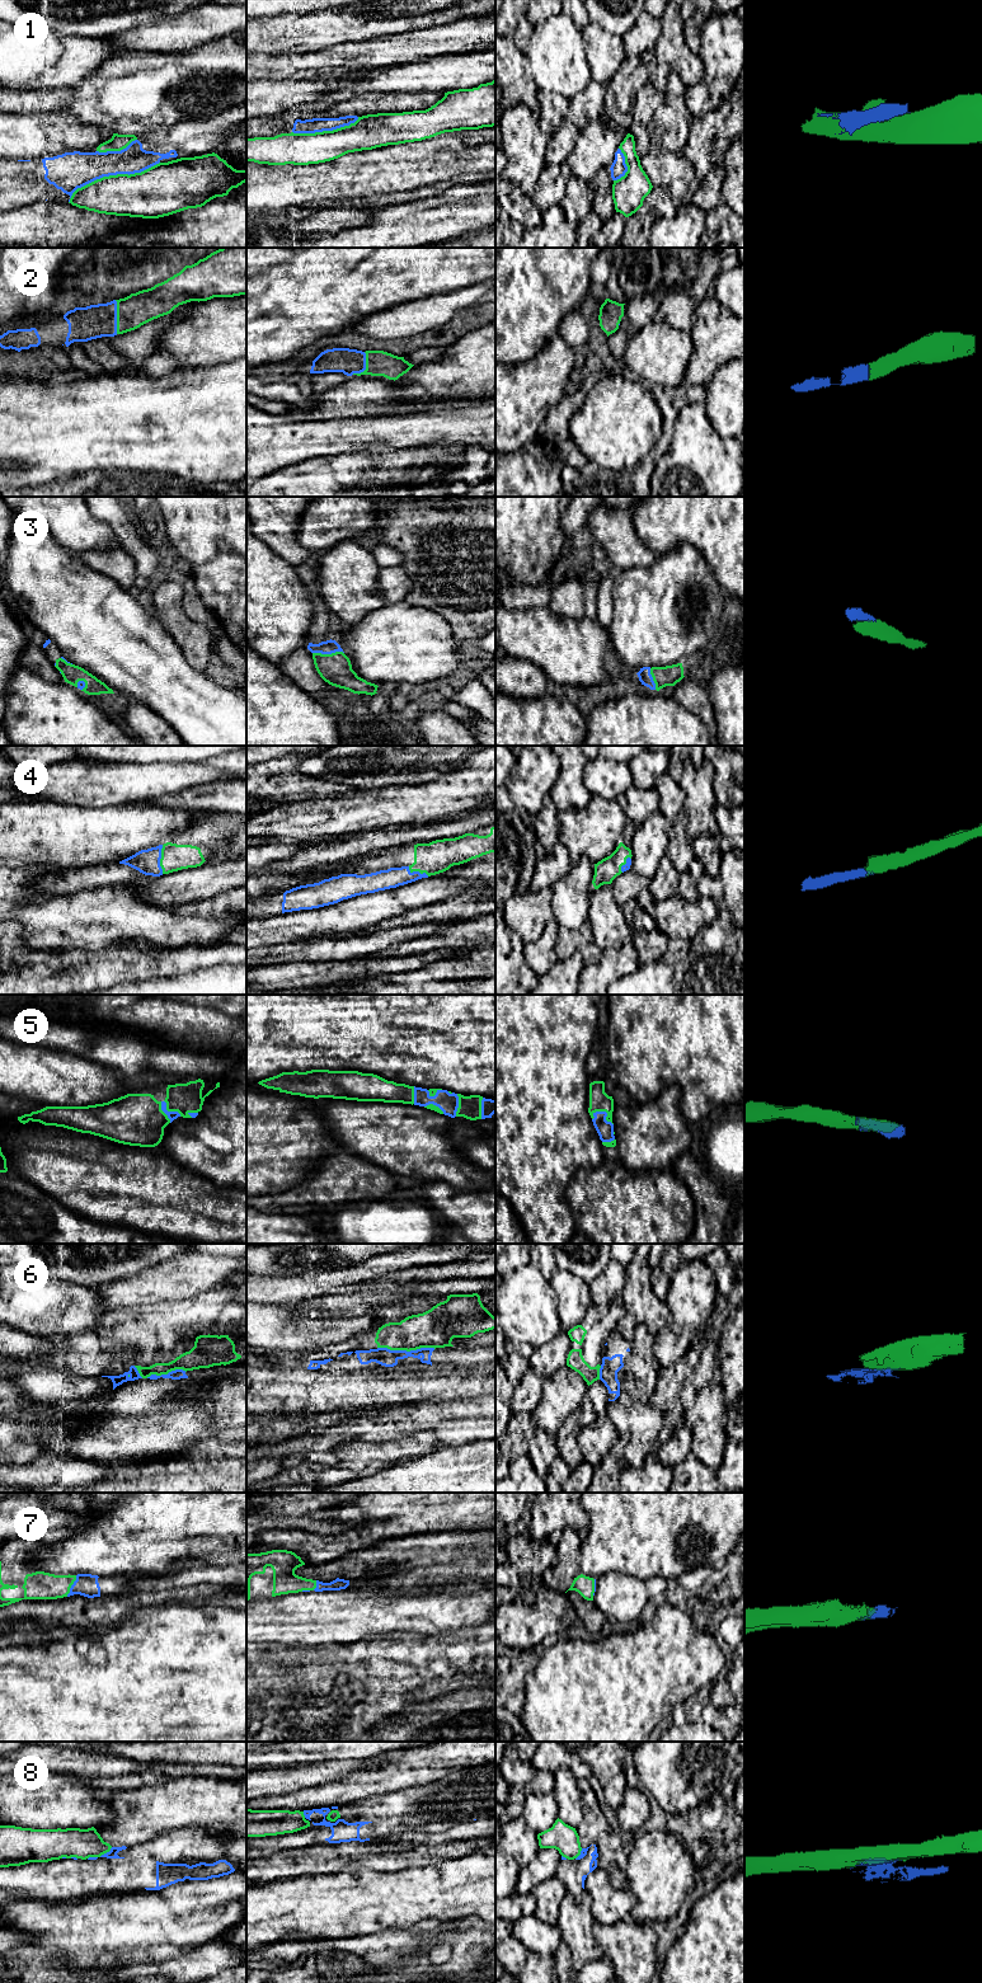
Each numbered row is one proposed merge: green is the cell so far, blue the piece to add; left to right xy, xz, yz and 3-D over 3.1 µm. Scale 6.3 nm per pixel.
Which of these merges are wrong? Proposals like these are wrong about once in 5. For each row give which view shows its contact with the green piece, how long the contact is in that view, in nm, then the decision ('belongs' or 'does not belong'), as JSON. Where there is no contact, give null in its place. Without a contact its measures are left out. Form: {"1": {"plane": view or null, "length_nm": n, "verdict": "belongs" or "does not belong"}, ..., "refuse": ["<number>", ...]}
{"1": {"plane": "xy", "length_nm": 650, "verdict": "does not belong"}, "2": {"plane": "xy", "length_nm": 220, "verdict": "belongs"}, "3": {"plane": "xz", "length_nm": 200, "verdict": "belongs"}, "4": {"plane": "xy", "length_nm": 180, "verdict": "belongs"}, "5": {"plane": "yz", "length_nm": 150, "verdict": "belongs"}, "6": {"plane": "xz", "length_nm": 360, "verdict": "does not belong"}, "7": {"plane": "xy", "length_nm": 150, "verdict": "belongs"}, "8": {"plane": "xy", "length_nm": 110, "verdict": "does not belong"}, "refuse": ["1", "6", "8"]}

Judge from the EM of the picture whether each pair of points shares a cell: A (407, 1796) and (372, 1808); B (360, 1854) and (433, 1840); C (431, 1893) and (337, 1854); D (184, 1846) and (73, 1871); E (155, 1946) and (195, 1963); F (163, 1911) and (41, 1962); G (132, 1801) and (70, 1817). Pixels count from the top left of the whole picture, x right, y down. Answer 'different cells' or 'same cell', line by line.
A: same cell
B: different cells
C: different cells
D: same cell
E: different cells
F: different cells
G: different cells

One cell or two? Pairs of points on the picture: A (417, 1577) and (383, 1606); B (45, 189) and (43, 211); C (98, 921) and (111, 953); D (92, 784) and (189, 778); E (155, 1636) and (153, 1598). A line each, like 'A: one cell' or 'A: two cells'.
A: two cells
B: two cells
C: two cells
D: one cell
E: two cells

